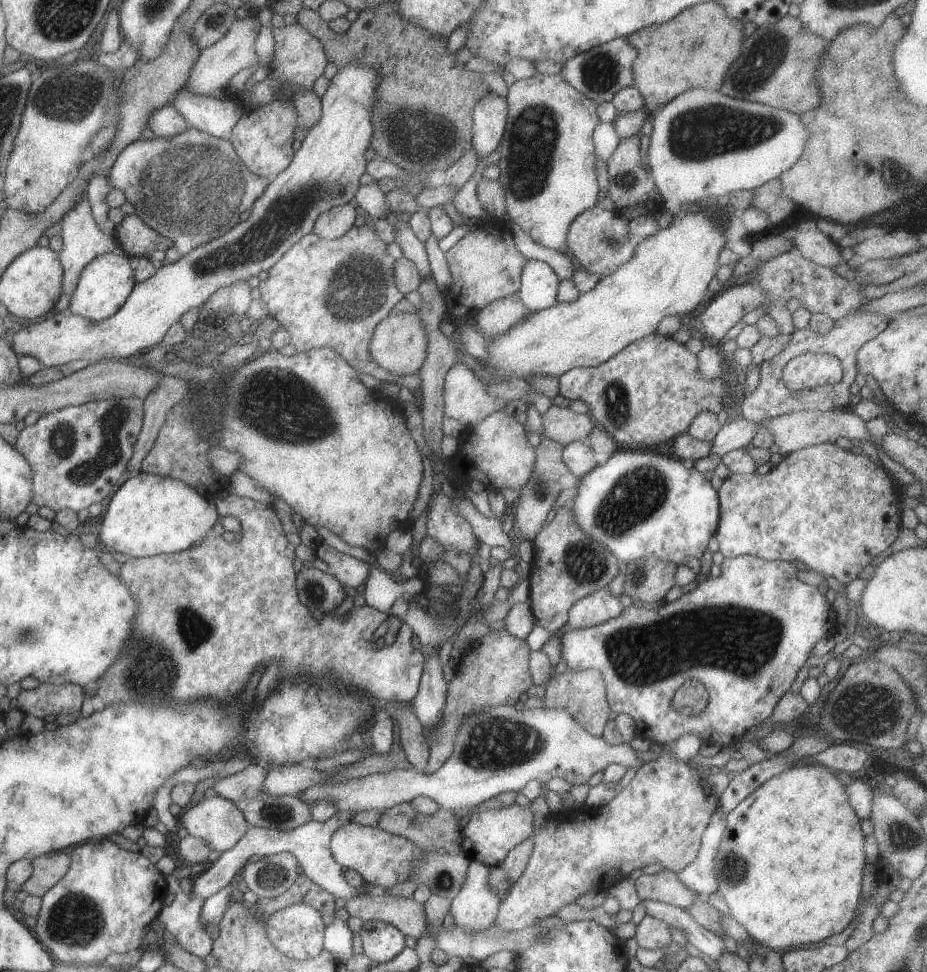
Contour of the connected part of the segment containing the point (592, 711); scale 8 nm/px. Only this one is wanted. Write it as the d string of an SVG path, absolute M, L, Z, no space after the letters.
M566 670L561 674L551 675L545 688L543 707L546 709L563 707L589 734L602 736L610 708L606 701L603 675L598 670Z

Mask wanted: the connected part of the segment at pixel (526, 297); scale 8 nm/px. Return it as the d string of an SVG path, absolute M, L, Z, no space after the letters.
M525 259L520 271L520 287L517 293L529 312L534 313L557 303L556 294L560 280L548 264Z

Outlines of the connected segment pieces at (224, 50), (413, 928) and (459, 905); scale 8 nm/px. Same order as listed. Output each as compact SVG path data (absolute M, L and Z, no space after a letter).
M255 15L237 17L231 23L228 31L215 44L201 50L195 64L191 67L185 87L198 95L214 96L222 90L236 72L258 62L254 42L260 24L253 16Z
M353 895L345 899L344 908L348 912L349 916L356 916L362 921L383 921L392 925L395 925L405 936L412 936L416 940L425 932L431 931L427 929L426 918L422 903L418 903L411 899L404 899L403 897L393 896L375 896L375 895Z
M471 858L464 885L450 900L449 914L458 927L477 932L494 925L501 901L487 886L488 868L478 858Z

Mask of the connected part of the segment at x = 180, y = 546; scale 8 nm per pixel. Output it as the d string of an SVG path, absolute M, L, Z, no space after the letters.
M139 470L120 482L116 491L106 500L106 509L101 519L98 540L112 551L131 557L152 557L161 553L173 554L199 544L218 523L212 500L207 500L198 490L183 481L162 477Z

